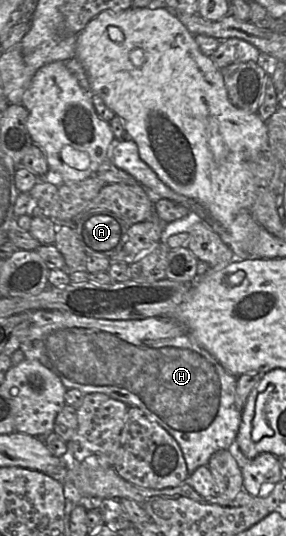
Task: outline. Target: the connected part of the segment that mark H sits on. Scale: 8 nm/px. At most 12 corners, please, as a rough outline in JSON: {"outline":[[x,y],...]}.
{"outline":[[36,310],[19,349],[139,408],[189,474],[244,407],[176,320]]}

